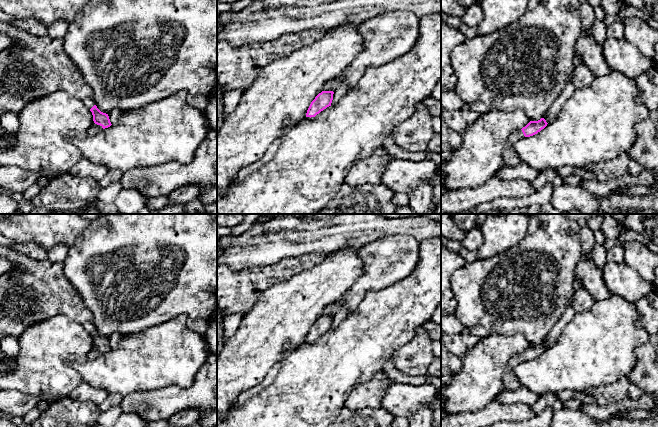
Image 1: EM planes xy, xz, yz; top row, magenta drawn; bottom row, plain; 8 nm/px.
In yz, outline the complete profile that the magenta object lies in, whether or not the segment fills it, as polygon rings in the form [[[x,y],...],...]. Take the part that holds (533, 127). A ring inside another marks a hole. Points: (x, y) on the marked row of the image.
[[[541,118],[538,121],[530,121],[525,127],[523,127],[521,130],[514,131],[508,138],[508,140],[511,143],[516,143],[520,139],[524,137],[530,137],[538,132],[540,132],[542,129],[544,129],[547,126],[547,122],[544,118]]]

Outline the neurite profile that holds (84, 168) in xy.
[[[81,158],[72,168],[69,169],[68,174],[80,178],[91,178],[95,181],[100,181],[108,172],[108,169],[97,163],[93,163],[87,158]]]

